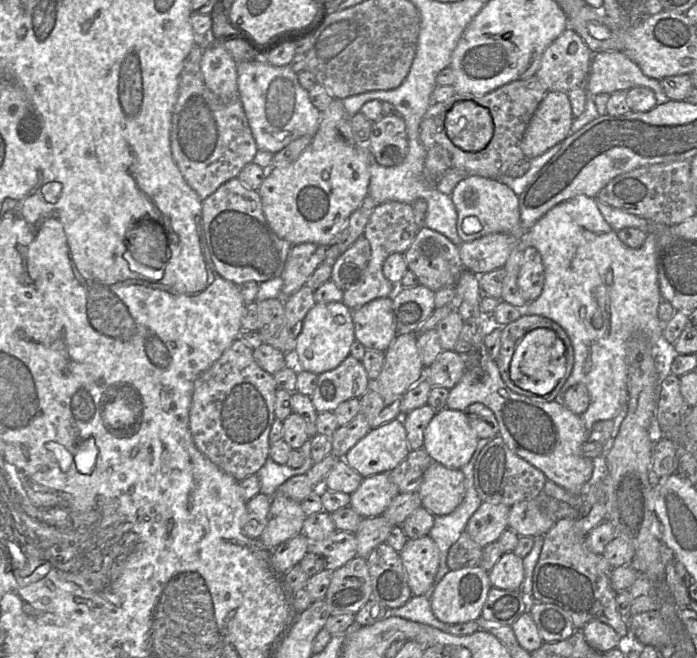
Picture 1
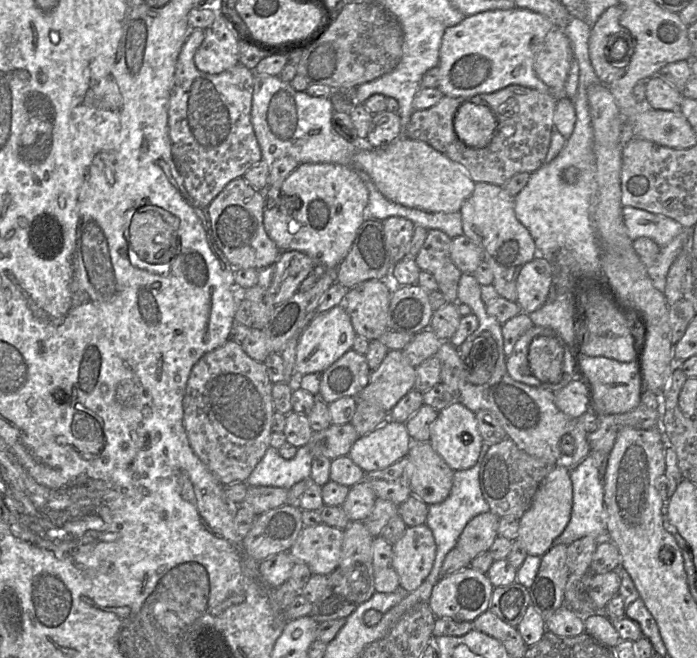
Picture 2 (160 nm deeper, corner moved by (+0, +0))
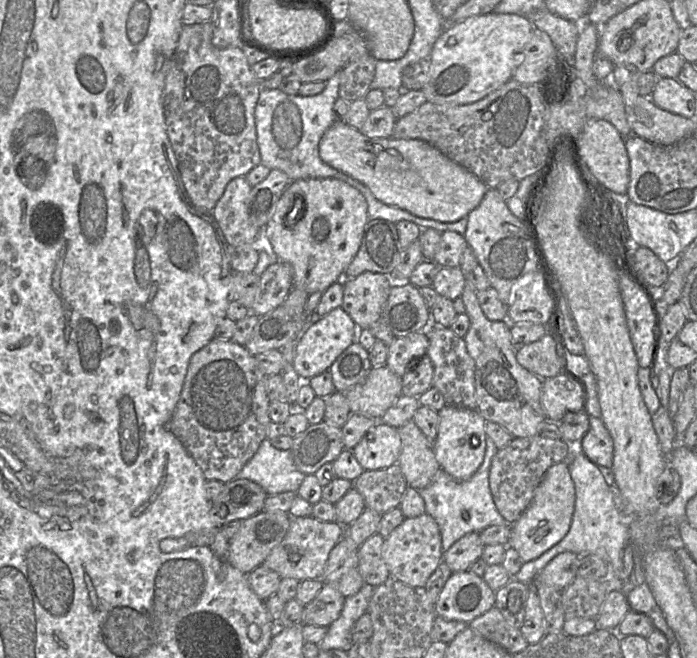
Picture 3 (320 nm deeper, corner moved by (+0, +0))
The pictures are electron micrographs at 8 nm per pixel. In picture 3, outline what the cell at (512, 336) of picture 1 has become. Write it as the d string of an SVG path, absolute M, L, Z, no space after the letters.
M548 334L516 352L518 363L541 379L557 376L564 370L556 341Z

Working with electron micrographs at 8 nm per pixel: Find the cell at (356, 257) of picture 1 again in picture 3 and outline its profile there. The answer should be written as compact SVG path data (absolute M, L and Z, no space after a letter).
M384 219L369 220L360 248L344 277L354 278L366 271L392 275L401 251L396 223Z

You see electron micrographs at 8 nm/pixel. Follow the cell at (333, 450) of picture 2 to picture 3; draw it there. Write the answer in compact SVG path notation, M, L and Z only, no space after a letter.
M323 421L318 424L310 424L304 432L294 437L290 451L297 469L305 475L309 475L315 474L326 463L333 463L344 449L342 427Z

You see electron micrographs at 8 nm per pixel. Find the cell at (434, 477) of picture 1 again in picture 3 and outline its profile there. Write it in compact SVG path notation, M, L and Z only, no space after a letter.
M413 420L398 428L401 452L398 459L407 484L416 490L428 486L441 469L430 441Z

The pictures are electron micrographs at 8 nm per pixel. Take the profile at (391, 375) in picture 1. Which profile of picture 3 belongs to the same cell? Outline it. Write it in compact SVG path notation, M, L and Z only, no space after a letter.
M385 364L372 367L366 379L345 392L352 413L380 421L402 395L402 377Z

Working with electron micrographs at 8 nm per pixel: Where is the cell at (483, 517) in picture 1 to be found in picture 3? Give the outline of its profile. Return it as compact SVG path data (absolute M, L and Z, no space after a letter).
M478 532L468 533L444 552L443 561L453 573L467 571L476 560L481 558L484 547Z

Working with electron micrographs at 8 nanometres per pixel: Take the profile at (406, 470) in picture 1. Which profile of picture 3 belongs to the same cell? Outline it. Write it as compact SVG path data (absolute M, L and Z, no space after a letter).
M394 464L386 469L365 470L353 488L363 496L366 508L383 515L400 506L408 484L400 466Z

